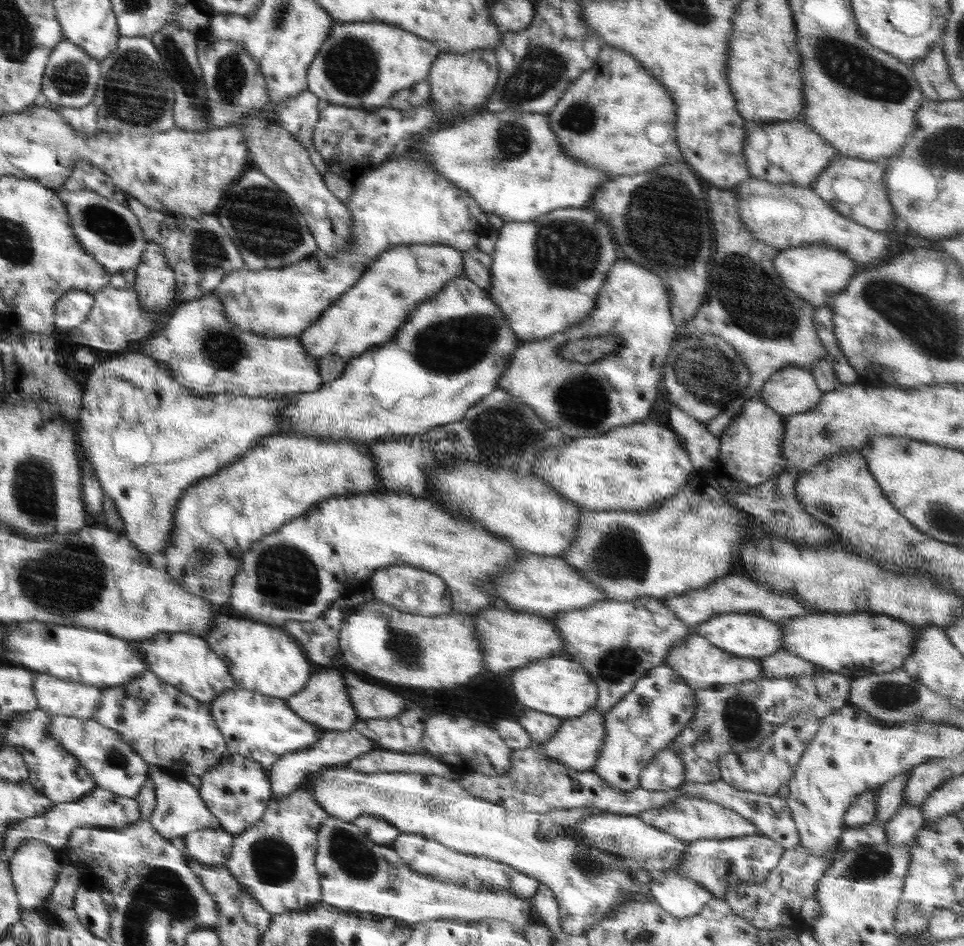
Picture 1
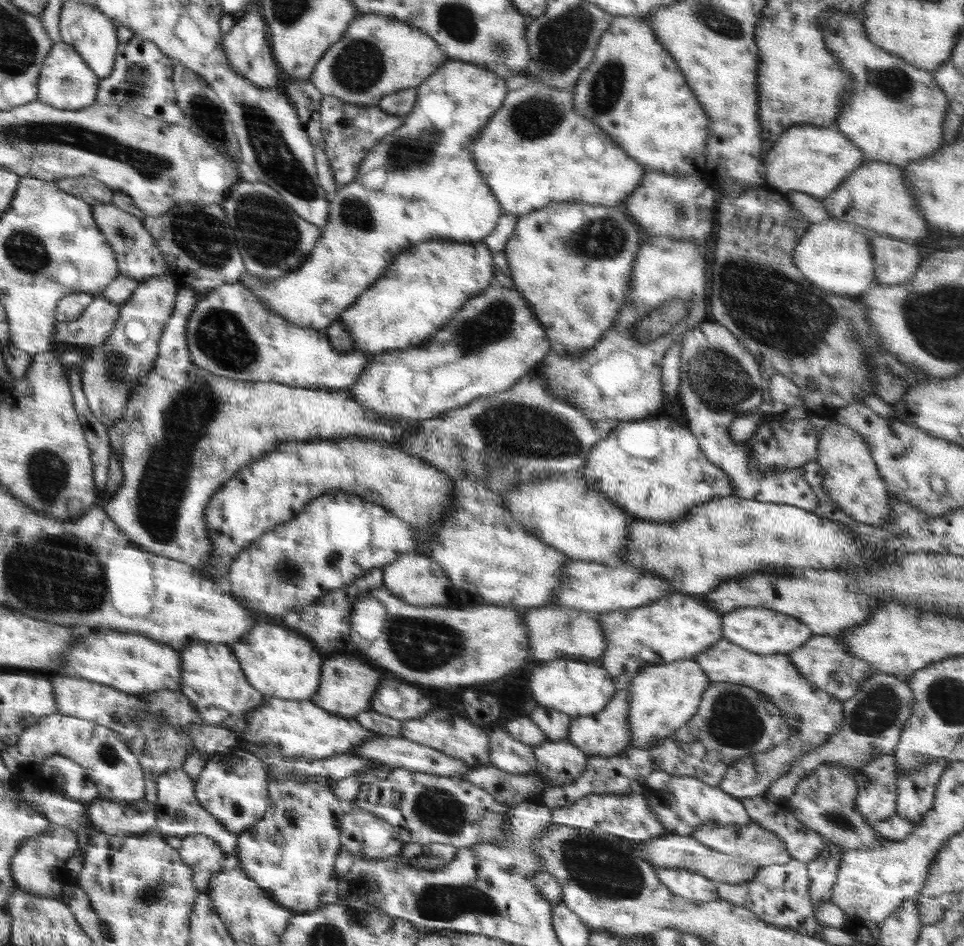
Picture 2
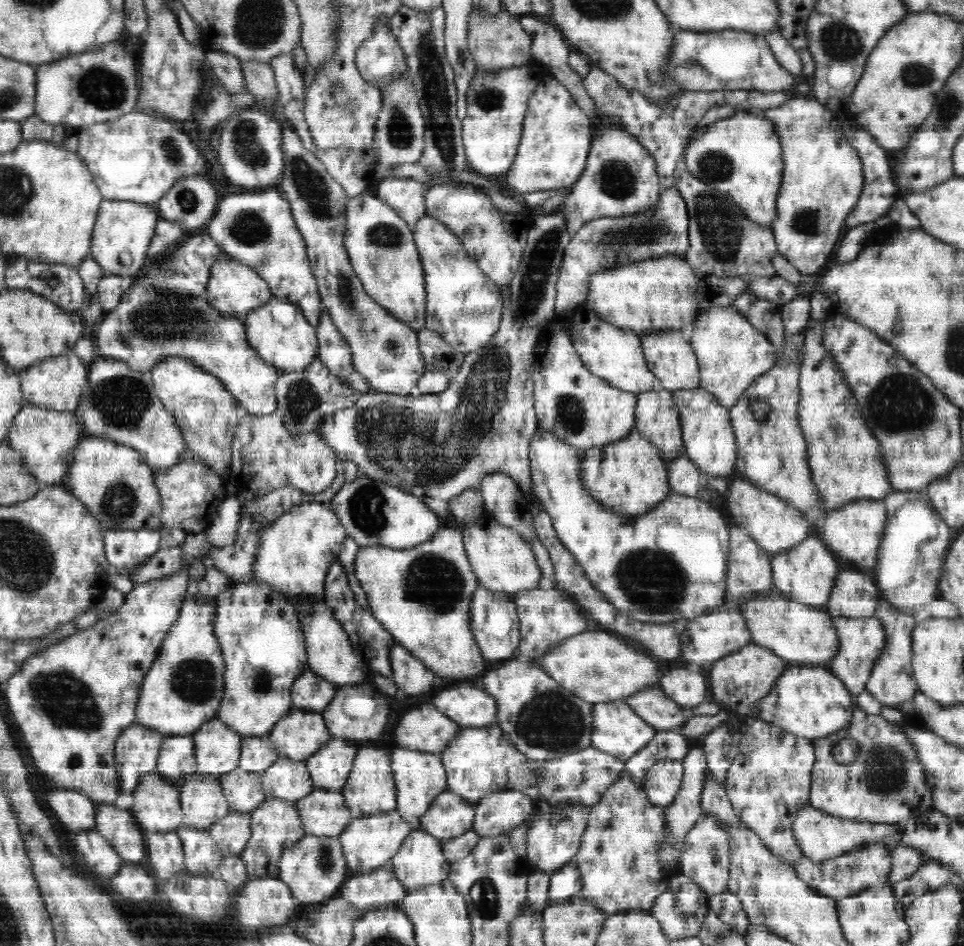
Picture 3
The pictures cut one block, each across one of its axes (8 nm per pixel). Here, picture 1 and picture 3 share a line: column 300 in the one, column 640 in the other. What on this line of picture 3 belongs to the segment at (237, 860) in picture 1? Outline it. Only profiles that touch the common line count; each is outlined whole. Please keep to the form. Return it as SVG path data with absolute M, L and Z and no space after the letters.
M624 771L615 784L606 790L597 804L592 805L588 826L581 839L581 846L573 862L581 872L583 889L578 896L591 900L604 915L629 911L630 908L648 911L661 892L667 889L669 880L679 873L675 868L663 868L658 863L658 852L664 844L664 808L652 805L641 785L632 781Z

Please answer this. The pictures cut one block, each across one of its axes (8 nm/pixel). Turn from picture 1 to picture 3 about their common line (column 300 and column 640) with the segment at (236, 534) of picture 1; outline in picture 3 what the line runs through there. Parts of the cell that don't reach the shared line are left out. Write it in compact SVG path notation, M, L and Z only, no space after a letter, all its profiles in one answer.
M637 428L625 438L614 443L590 448L581 452L580 479L590 495L605 507L638 516L652 510L670 494L667 479L667 461L661 457L659 448L652 445Z

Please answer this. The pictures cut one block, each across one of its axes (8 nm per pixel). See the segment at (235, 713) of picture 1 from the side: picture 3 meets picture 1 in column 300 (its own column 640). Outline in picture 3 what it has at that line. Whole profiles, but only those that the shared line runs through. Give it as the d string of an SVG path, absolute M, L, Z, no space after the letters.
M621 699L608 703L596 703L593 706L591 746L624 762L642 750L652 740L656 731L656 728L642 720L630 705Z

